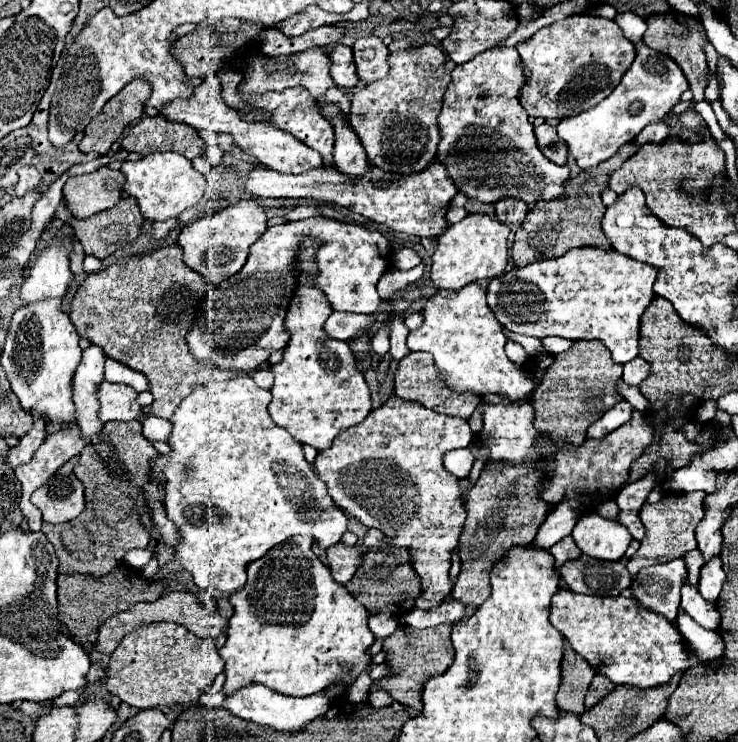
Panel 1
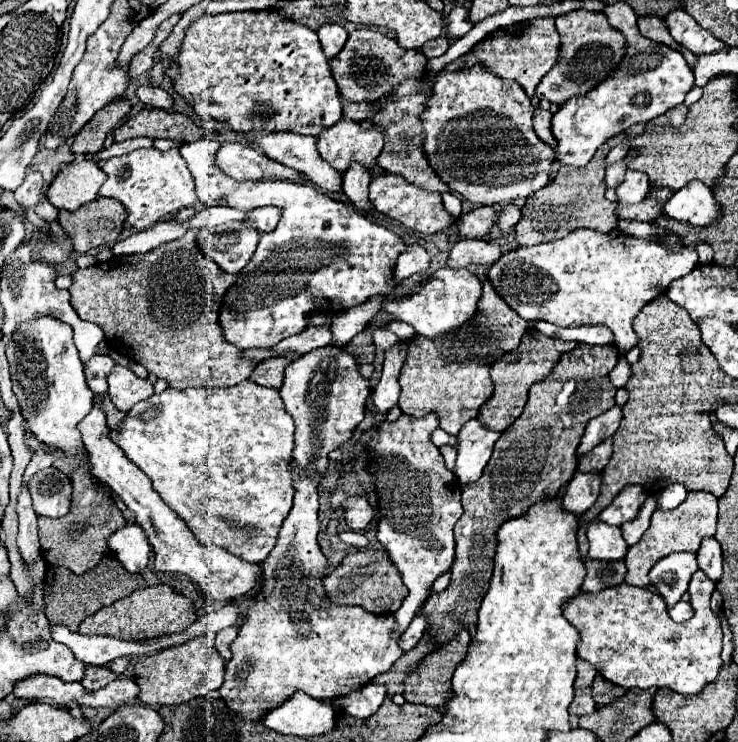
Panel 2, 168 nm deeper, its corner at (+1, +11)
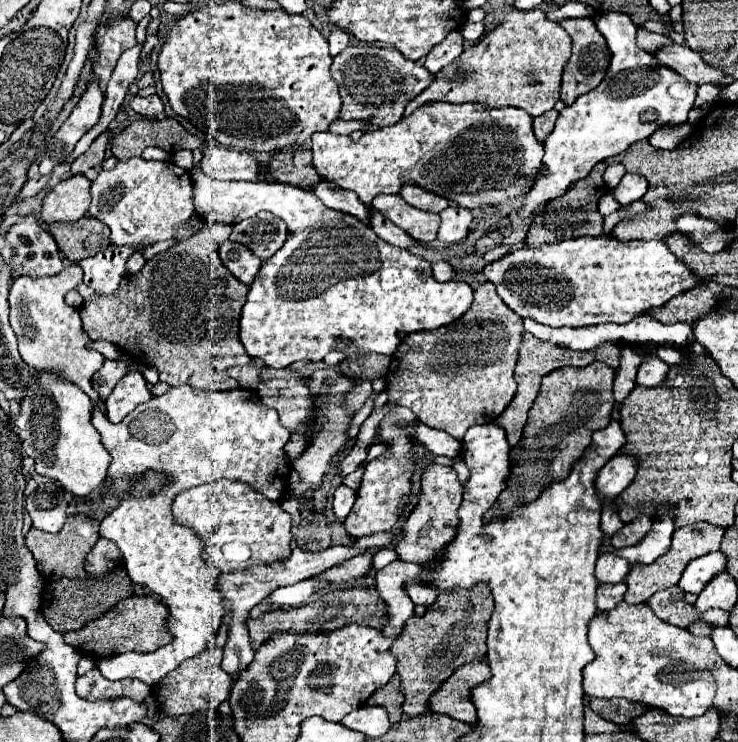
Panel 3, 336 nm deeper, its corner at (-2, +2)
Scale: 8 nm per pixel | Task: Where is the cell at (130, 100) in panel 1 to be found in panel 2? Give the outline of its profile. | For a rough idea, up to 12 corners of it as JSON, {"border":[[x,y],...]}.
{"border":[[111,100],[75,136],[73,154],[95,154],[129,114],[131,102]]}

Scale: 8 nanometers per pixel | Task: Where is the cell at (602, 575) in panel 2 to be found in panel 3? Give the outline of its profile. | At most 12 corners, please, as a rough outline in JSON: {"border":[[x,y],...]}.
{"border":[[626,583],[600,585],[596,603],[600,611],[624,601]]}

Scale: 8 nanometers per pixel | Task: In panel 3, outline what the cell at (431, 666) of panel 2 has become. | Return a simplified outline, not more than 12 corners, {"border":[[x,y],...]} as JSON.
{"border":[[484,661],[460,667],[430,697],[432,711],[476,725],[470,689],[492,673]]}

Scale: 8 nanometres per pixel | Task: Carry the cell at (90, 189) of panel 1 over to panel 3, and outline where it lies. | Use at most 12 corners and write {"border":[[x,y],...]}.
{"border":[[60,181],[40,211],[44,223],[74,223],[88,213],[90,181]]}

